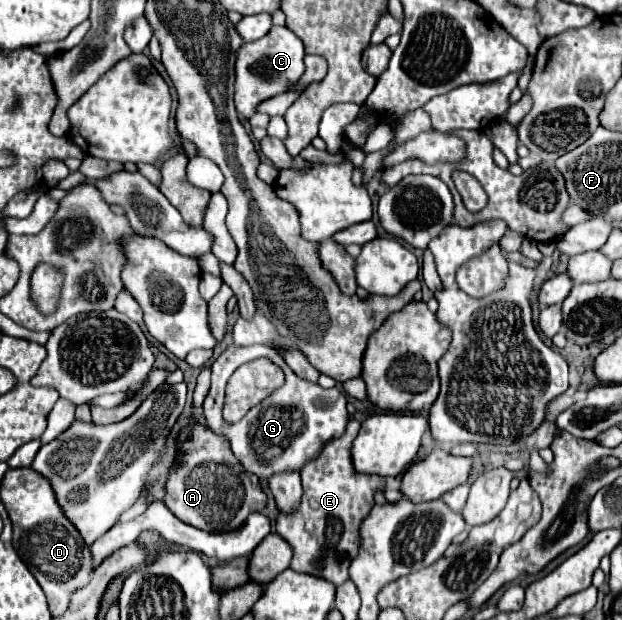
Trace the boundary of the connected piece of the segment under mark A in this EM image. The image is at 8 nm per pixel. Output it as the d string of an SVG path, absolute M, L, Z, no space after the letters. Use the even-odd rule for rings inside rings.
M192 421L186 425L180 433L180 451L186 453L182 457L182 467L174 473L168 475L168 485L166 485L166 507L184 523L198 527L202 531L210 533L226 533L244 523L250 513L260 513L264 511L268 497L260 487L260 479L248 471L240 471L240 461L234 457L230 443L222 439L220 435L212 433L206 425L200 425Z

